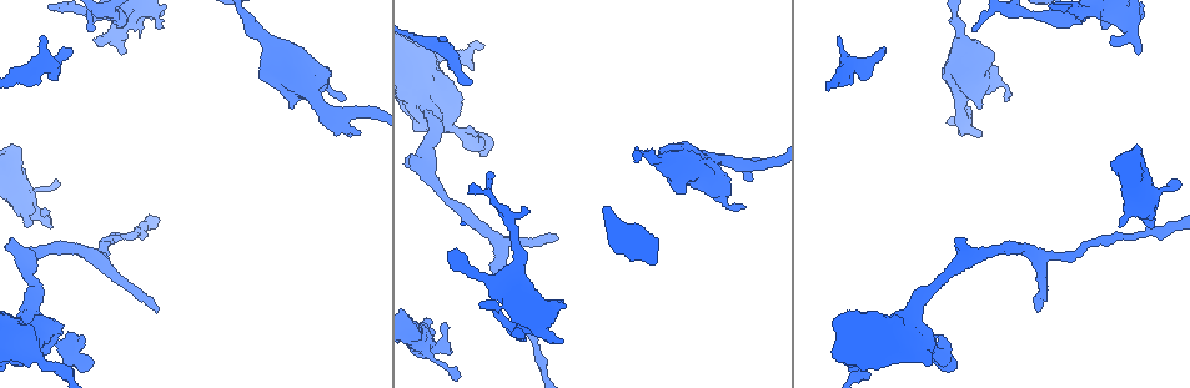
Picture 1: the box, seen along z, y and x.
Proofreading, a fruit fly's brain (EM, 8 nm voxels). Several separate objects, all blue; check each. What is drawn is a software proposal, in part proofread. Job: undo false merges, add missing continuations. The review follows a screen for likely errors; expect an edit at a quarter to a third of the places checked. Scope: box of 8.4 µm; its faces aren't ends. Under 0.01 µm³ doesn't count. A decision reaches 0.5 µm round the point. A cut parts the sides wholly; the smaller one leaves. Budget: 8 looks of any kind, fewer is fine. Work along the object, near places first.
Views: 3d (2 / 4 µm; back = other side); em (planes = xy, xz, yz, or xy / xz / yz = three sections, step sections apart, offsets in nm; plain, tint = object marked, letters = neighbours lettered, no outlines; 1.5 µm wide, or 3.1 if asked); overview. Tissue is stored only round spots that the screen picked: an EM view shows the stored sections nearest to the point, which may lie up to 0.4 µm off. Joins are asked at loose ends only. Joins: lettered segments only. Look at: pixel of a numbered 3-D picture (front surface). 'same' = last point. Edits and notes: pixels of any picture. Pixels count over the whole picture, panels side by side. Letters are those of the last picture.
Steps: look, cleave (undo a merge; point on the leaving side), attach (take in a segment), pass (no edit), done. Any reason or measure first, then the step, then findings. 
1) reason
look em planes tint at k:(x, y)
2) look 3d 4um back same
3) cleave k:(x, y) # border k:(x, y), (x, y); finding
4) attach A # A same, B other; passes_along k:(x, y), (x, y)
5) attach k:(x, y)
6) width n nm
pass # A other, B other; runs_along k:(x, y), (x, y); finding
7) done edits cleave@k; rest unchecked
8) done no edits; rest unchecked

thick end
look em planes letters at 1:(413, 127)

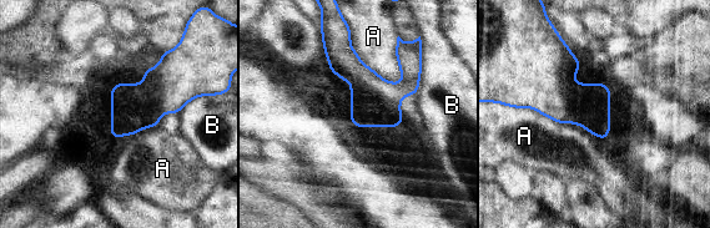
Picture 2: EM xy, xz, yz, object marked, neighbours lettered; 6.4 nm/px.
pass # A other, B other; border 2:(348, 29), (358, 57), (398, 84); none of them fits

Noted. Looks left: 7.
branch stops here
look em planes letters at 1:(163, 28)

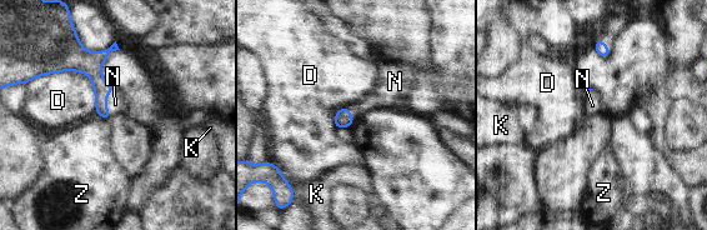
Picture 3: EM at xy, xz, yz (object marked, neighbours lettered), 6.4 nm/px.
attach N # D other, K other, N same, Z other; passes_along 3:(91, 66), (105, 103), (115, 104); the neuron continues

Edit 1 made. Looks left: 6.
look overview

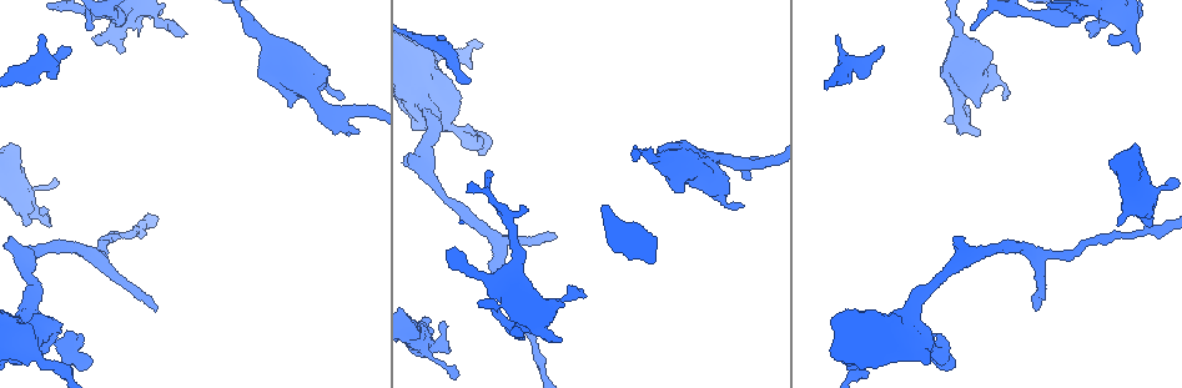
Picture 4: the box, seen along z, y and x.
thin end
look 3d 2um at 4:(837, 36)

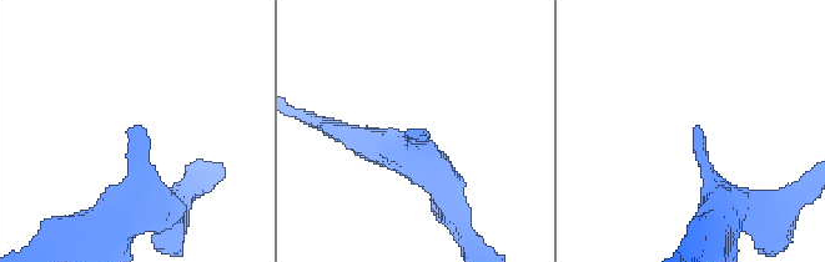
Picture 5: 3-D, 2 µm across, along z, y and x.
need the tissue
look em planes tint at 5:(131, 129)

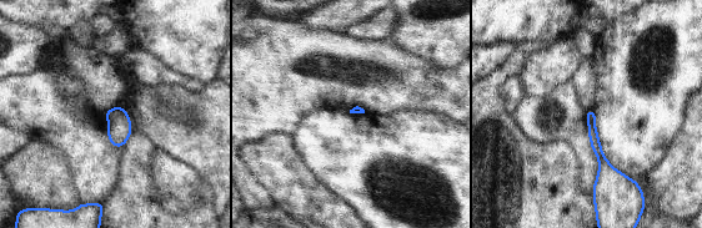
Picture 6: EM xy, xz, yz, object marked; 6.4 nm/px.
see the neighbours
look em planes letters same

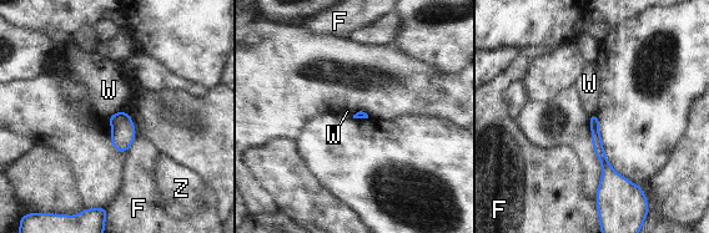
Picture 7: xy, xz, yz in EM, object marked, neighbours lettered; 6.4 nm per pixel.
pass # F other, W other, Z other; border 7:(125, 110), (114, 112), (107, 118); no lettered segment goes on from it

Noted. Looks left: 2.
done edits attach@3; rest unchecked

